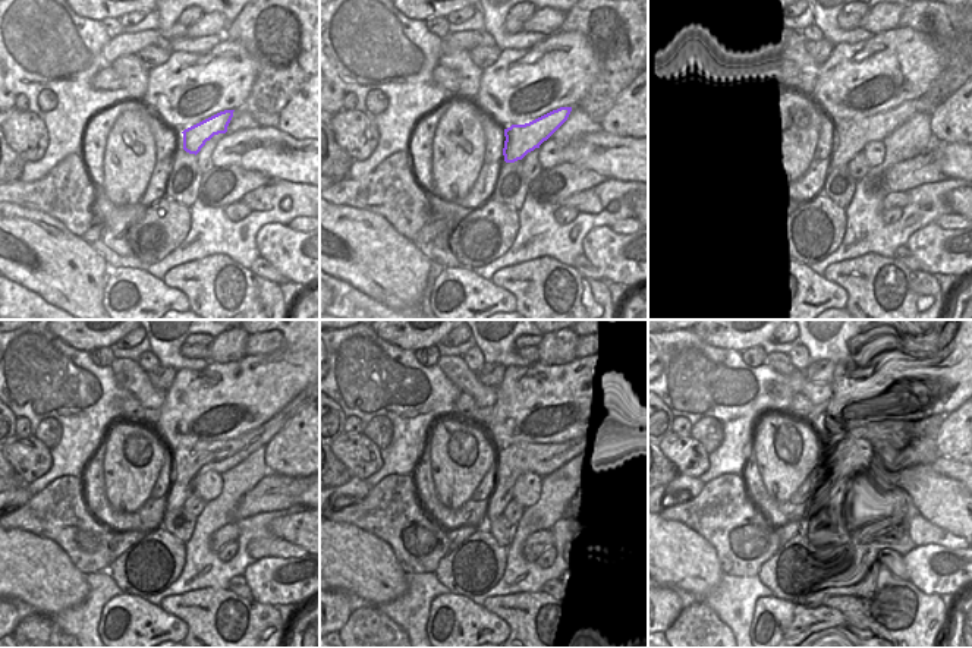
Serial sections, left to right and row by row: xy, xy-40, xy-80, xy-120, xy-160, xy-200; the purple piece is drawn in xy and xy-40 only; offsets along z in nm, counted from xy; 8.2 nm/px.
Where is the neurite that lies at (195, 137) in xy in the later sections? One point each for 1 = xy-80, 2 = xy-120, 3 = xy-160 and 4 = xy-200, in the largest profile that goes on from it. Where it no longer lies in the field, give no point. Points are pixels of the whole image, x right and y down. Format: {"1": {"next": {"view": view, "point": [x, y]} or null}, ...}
{"1": {"next": {"view": "xy-80", "point": [851, 137]}}, "2": {"next": {"view": "xy-120", "point": [222, 455]}}, "3": {"next": {"view": "xy-160", "point": [513, 461]}}, "4": {"next": {"view": "xy-200", "point": [845, 453]}}}

